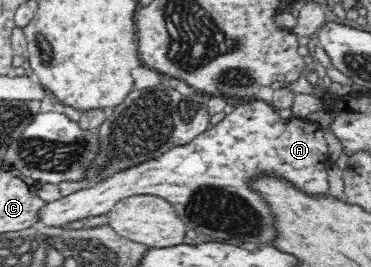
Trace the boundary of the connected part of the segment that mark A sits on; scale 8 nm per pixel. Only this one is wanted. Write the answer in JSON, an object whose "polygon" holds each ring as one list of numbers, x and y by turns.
{"polygon":[[249,99,238,102,234,110,206,132,200,133,191,143,175,146,155,159,143,161,129,169,113,173,111,177,97,181,90,189,83,189,71,195,62,196,56,201,46,203,39,212,42,225,61,228,69,221,106,215,114,205,125,197,157,196,167,200,179,214,187,229,204,233,217,239,225,239,228,243,271,243,275,237,273,212,267,202,261,200,250,189,247,179,253,179,261,173,272,173,287,179,299,190,309,195,323,195,329,191,327,170,332,165,327,148,327,141,319,124,305,117,282,118,272,104,260,99]]}

